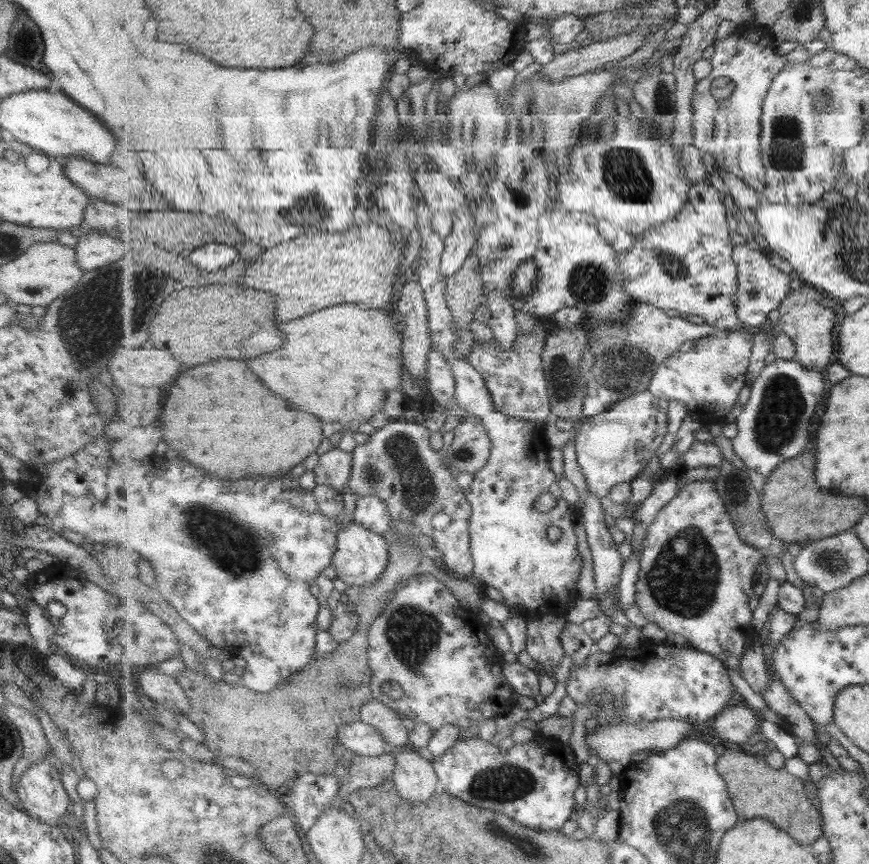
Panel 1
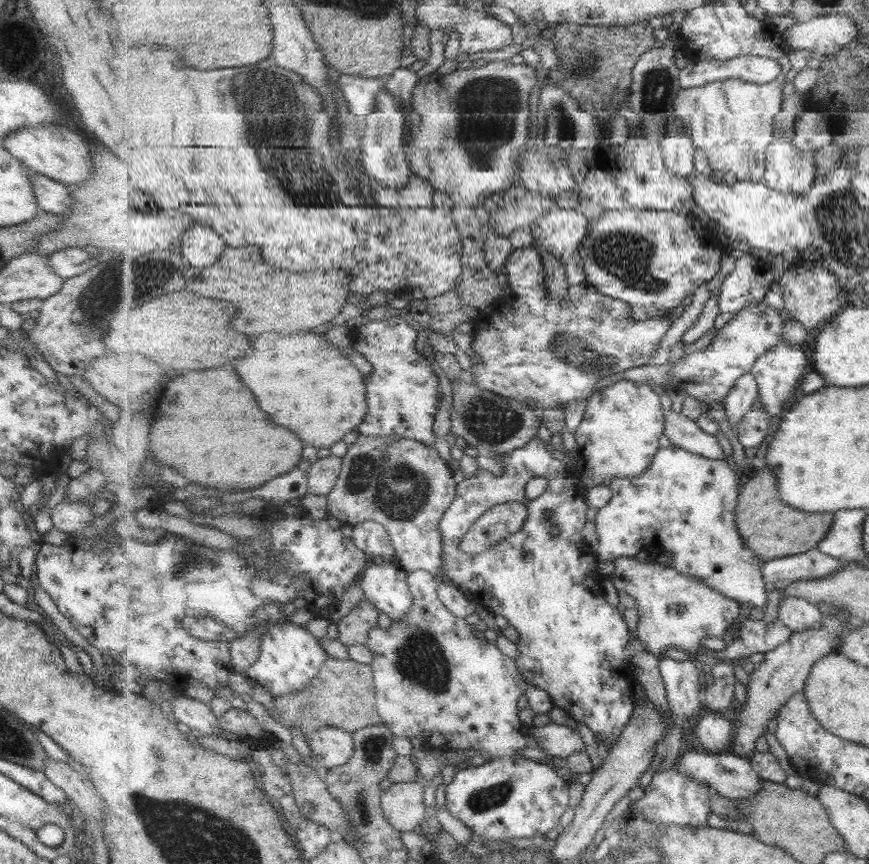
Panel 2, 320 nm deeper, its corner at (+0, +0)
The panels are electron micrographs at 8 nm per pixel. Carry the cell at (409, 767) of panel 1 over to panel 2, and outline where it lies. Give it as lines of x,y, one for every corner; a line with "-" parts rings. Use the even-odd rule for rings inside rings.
392,782
382,793
382,809
387,820
402,832
416,831
424,823
427,806
423,800
424,782

